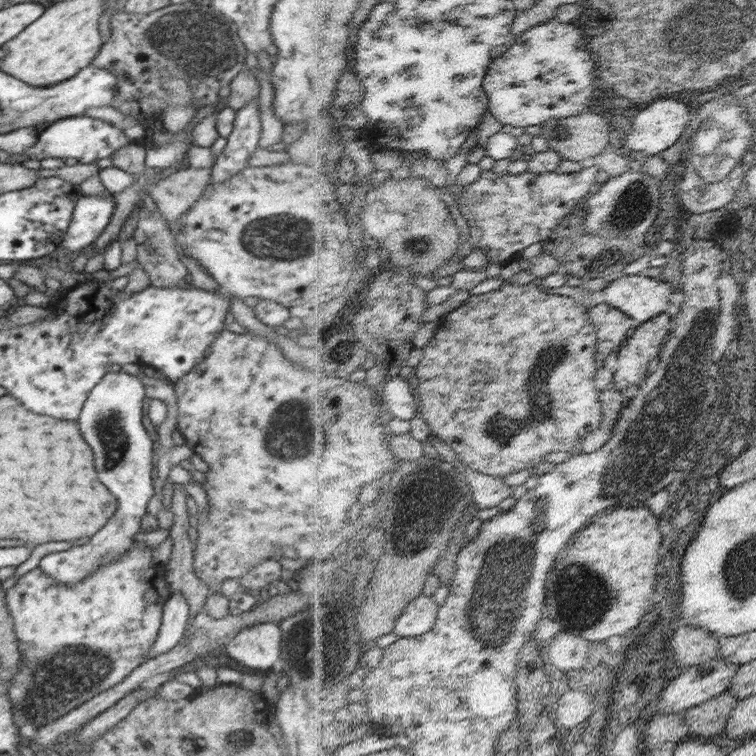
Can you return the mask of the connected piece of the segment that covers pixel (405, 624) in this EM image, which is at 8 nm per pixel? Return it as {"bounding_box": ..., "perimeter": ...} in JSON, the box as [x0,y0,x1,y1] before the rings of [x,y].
{"bounding_box":[395,595,441,637],"perimeter":[[[420,595],[398,619],[395,631],[401,637],[421,637],[427,635],[439,619],[441,606],[435,597]]]}

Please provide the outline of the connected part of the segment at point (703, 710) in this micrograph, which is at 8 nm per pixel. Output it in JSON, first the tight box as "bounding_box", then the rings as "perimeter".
{"bounding_box":[685,689,740,739],"perimeter":[[[729,689],[723,695],[706,700],[685,713],[686,723],[690,725],[690,737],[705,736],[715,739],[727,731],[728,724],[740,702]]]}

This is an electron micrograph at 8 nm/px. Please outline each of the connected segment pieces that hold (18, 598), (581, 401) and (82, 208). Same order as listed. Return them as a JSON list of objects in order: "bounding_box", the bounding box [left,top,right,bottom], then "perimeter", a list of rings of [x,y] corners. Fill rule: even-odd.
[{"bounding_box":[5,542,171,728],"perimeter":[[[138,542],[132,543],[126,554],[123,554],[117,561],[99,566],[91,575],[85,576],[82,580],[74,584],[64,584],[55,581],[47,575],[40,567],[30,570],[22,575],[10,589],[5,591],[5,603],[13,624],[14,634],[17,638],[17,650],[21,654],[21,661],[18,670],[9,682],[7,694],[12,706],[12,721],[18,728],[32,724],[37,728],[44,727],[46,724],[70,713],[76,707],[88,702],[93,696],[120,684],[135,668],[138,668],[149,658],[152,645],[156,642],[163,615],[163,604],[171,595],[168,580],[164,575],[164,564],[152,561],[153,546],[141,545]]]},{"bounding_box":[416,281,605,477],"perimeter":[[[540,281],[522,286],[519,284],[505,284],[502,290],[490,291],[489,293],[482,294],[482,296],[471,296],[460,308],[454,310],[452,314],[449,314],[444,319],[444,325],[438,328],[436,335],[422,350],[424,352],[423,358],[416,366],[418,368],[417,376],[420,380],[418,390],[420,392],[419,402],[423,414],[422,418],[429,425],[432,434],[453,447],[457,456],[472,468],[484,474],[502,477],[506,476],[506,474],[520,472],[520,470],[525,468],[530,469],[531,467],[538,466],[552,452],[565,451],[568,453],[574,446],[580,445],[580,440],[586,434],[598,430],[600,424],[605,419],[601,399],[603,391],[598,389],[598,374],[600,374],[597,357],[599,325],[591,316],[590,309],[576,300],[576,298],[544,292],[542,287],[540,287]],[[530,286],[536,288],[536,314],[526,314],[526,310],[528,310],[526,306],[530,302]]]},{"bounding_box":[60,195,115,252],"perimeter":[[[112,195],[81,196],[60,247],[70,252],[86,251],[108,226],[115,206]]]}]

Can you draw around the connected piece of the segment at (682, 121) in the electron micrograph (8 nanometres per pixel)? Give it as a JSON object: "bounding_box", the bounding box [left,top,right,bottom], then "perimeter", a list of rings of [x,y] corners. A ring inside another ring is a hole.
{"bounding_box":[621,99,695,157],"perimeter":[[[660,99],[641,111],[630,111],[630,117],[633,119],[634,125],[621,149],[626,153],[640,151],[648,157],[666,152],[669,148],[674,147],[685,135],[690,134],[691,113],[695,111],[690,105],[674,99]]]}

